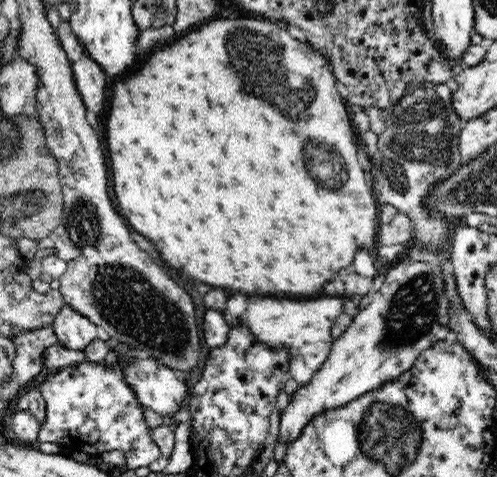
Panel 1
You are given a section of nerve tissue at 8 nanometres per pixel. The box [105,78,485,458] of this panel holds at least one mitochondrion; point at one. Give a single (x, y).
(423, 141)

